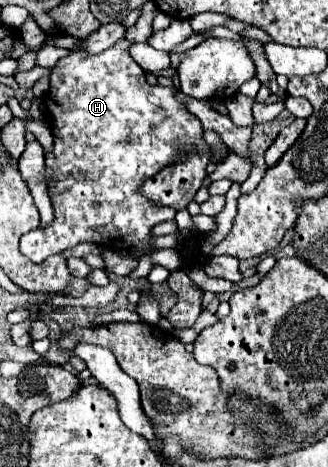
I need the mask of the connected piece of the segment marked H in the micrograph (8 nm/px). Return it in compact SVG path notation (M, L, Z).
M127 39L117 41L111 49L89 55L87 51L71 51L59 59L51 71L51 91L45 95L43 109L59 129L59 137L53 145L53 155L45 157L47 177L55 175L55 191L49 189L55 209L55 221L49 227L37 227L21 237L21 253L33 263L43 263L49 255L73 249L79 243L113 245L115 249L129 249L151 237L151 227L159 221L174 219L175 209L154 205L143 197L141 185L165 165L171 165L179 149L183 151L209 151L203 141L203 129L197 117L193 117L179 101L175 101L175 87L149 85L145 71L129 55L131 43Z

